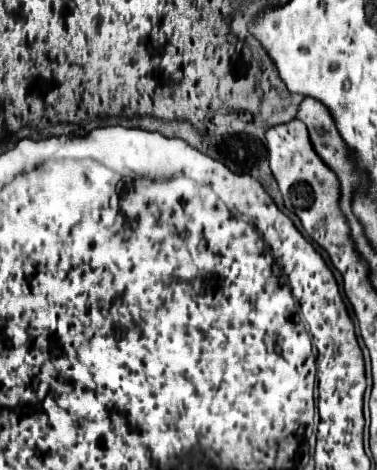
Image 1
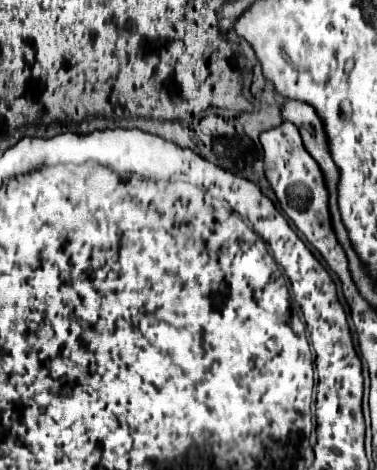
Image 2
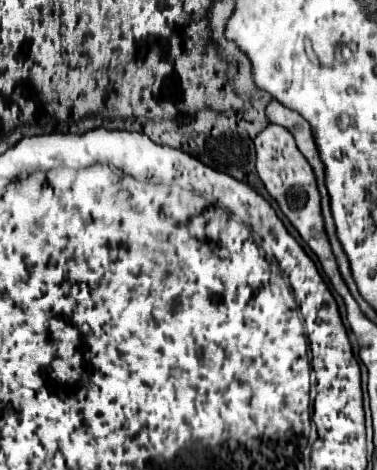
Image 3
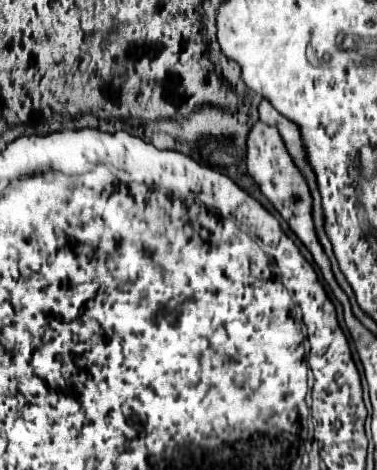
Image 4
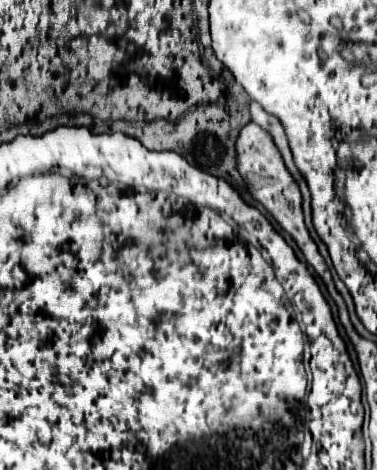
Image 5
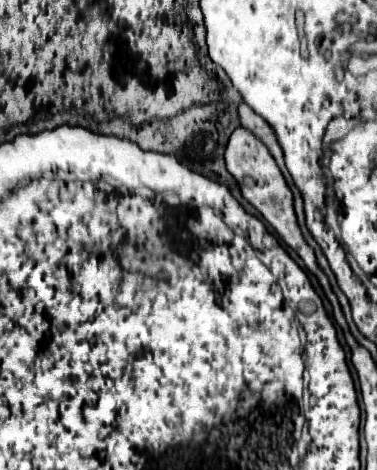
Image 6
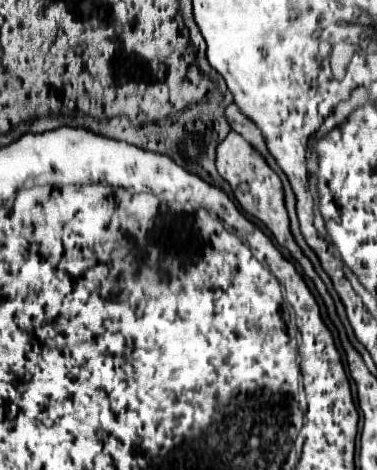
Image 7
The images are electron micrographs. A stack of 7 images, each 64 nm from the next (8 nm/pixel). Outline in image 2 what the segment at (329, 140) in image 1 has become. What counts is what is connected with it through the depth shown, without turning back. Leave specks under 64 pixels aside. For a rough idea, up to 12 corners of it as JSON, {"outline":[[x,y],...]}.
{"outline":[[290,100],[282,116],[300,128],[306,150],[326,178],[340,178],[332,164],[324,124],[310,104]]}

